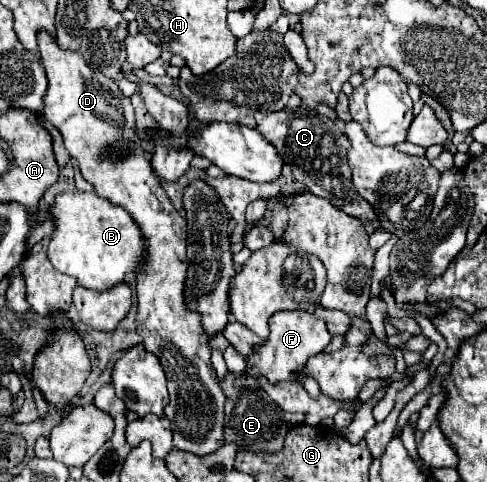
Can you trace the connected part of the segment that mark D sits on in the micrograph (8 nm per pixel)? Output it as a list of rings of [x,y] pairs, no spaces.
[[[39,31],[37,33],[37,45],[39,45],[39,55],[47,71],[49,87],[43,97],[43,115],[51,125],[59,129],[63,135],[65,147],[71,157],[79,161],[79,169],[83,177],[95,185],[97,193],[105,199],[109,199],[113,205],[123,207],[131,219],[137,223],[137,227],[143,233],[145,239],[145,265],[137,271],[137,333],[143,337],[143,345],[147,351],[155,353],[163,365],[163,371],[167,375],[167,385],[169,385],[169,403],[165,405],[165,417],[169,417],[173,425],[173,445],[181,451],[189,451],[195,455],[209,455],[221,447],[221,437],[223,437],[223,405],[225,405],[225,395],[219,387],[217,375],[213,373],[211,367],[211,347],[209,341],[205,341],[205,333],[201,333],[201,323],[197,321],[197,313],[189,313],[183,303],[183,287],[185,287],[185,273],[187,273],[187,259],[185,259],[185,247],[187,247],[187,227],[183,215],[171,205],[167,199],[159,179],[155,177],[151,163],[145,157],[145,151],[141,145],[135,145],[133,151],[125,161],[119,165],[109,165],[107,161],[97,161],[97,155],[107,149],[109,143],[117,141],[121,133],[127,133],[127,137],[133,141],[135,137],[135,115],[133,115],[133,105],[131,99],[121,93],[117,83],[109,77],[105,77],[101,71],[91,69],[85,59],[77,51],[61,49],[59,43],[47,33]]]

